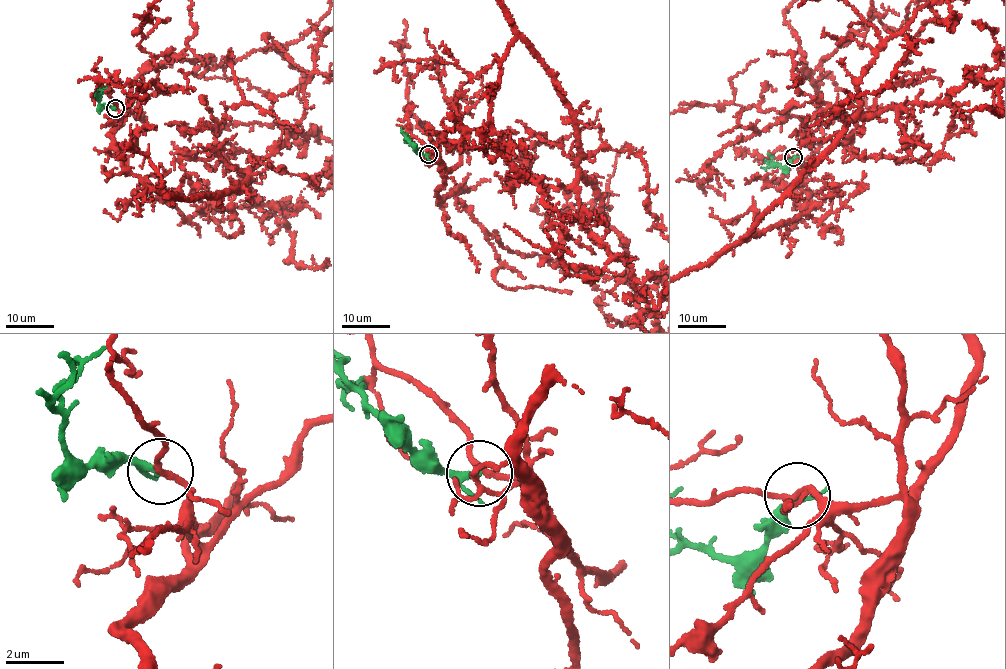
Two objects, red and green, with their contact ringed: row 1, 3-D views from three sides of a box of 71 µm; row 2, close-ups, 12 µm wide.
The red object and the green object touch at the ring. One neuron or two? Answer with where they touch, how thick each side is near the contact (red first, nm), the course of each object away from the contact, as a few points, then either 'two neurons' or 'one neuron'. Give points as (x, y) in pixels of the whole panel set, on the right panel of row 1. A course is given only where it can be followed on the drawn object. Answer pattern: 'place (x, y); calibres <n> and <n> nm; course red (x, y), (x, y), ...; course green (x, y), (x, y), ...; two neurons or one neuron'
place (793, 157); calibres 190 and 180 nm; course red (794, 157), (813, 206), (744, 239), (856, 114), (875, 51); course green (794, 157), (782, 167), (772, 162), (769, 153); two neurons

